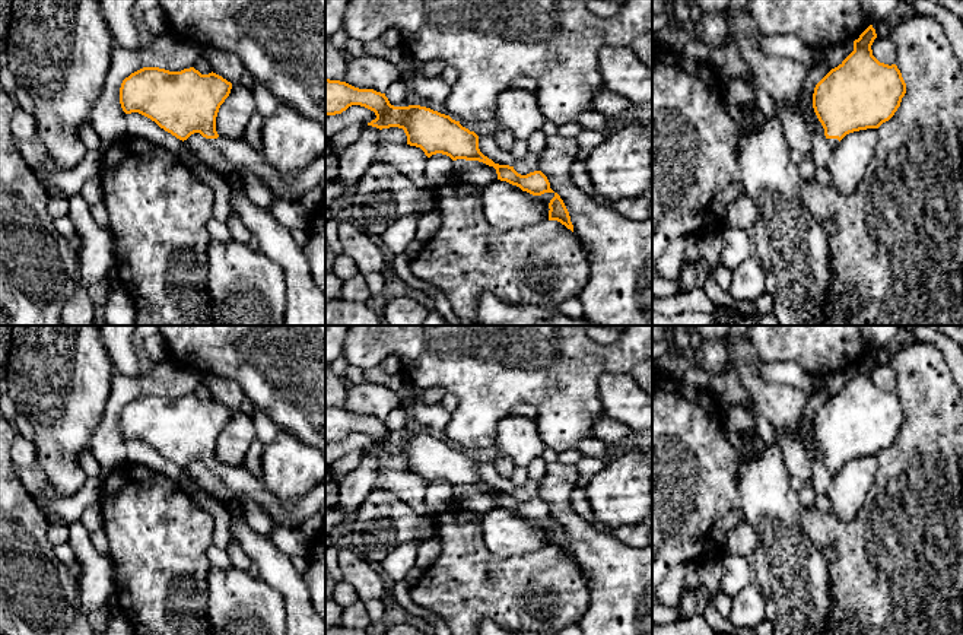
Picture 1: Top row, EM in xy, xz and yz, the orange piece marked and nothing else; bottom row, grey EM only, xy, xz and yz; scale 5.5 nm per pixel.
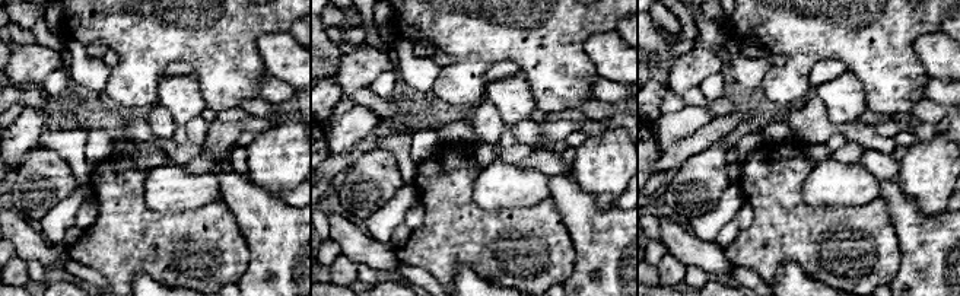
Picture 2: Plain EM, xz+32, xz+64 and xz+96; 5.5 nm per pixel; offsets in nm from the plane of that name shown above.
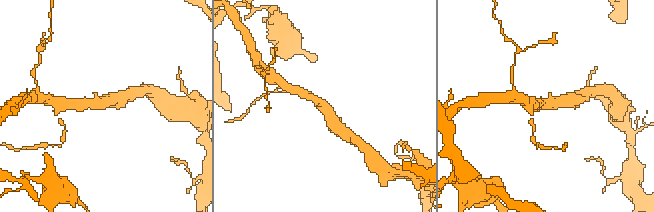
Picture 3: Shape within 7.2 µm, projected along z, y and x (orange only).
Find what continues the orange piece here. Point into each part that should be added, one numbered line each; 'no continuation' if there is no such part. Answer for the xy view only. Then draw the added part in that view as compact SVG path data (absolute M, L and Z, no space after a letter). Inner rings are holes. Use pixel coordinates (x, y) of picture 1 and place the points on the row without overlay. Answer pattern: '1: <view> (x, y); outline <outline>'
1: xy (240, 480); outline M222 463L209 469L226 483L226 488L245 499L255 502L276 524L298 530L302 521L320 512L325 502L325 482L306 493L301 502L287 512L273 493L270 493L248 469L229 467Z

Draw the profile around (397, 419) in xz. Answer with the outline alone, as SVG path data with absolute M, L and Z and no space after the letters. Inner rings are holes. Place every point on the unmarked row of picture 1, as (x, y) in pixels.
M404 407L394 409L387 417L385 423L394 434L403 434L407 426L407 412Z

